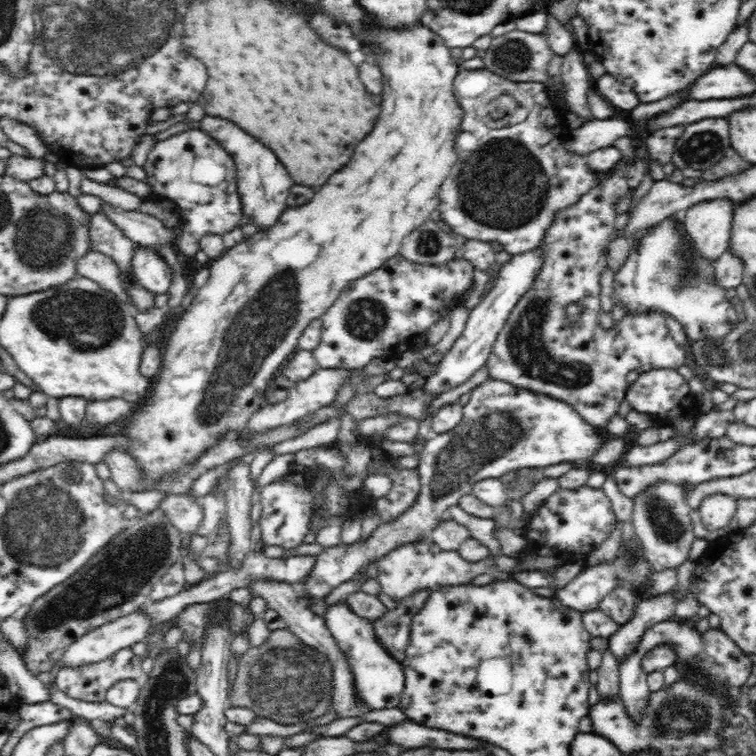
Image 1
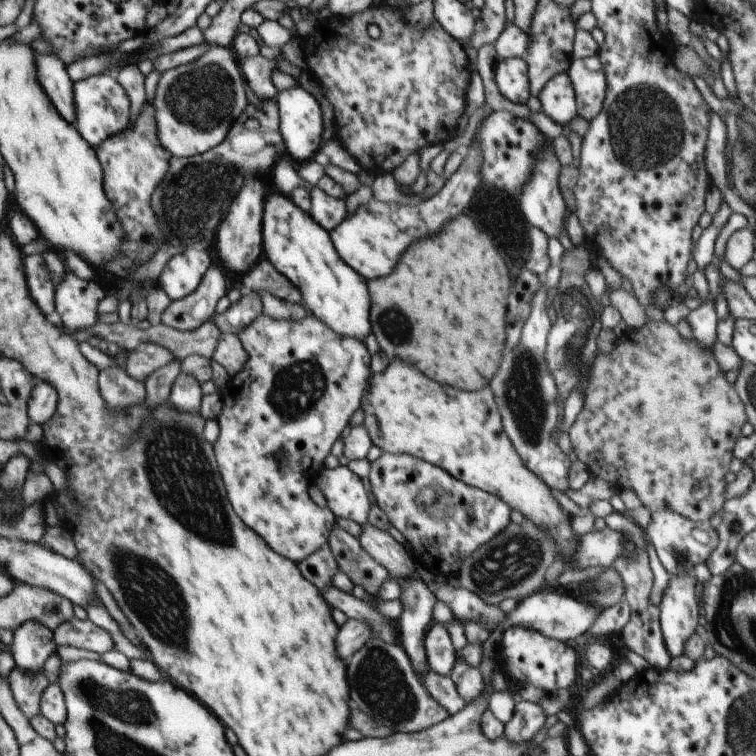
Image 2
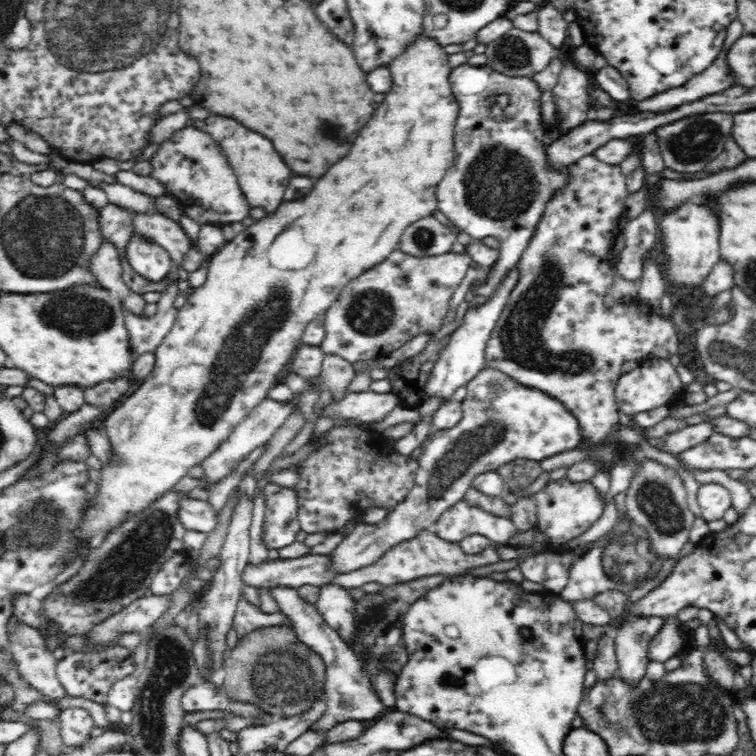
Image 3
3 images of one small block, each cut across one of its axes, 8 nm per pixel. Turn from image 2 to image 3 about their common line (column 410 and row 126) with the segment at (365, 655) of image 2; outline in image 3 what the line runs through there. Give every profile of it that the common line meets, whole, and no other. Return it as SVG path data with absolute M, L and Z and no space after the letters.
M718 112L718 114L694 114L688 118L680 118L672 124L656 128L654 135L666 169L696 173L705 171L706 166L722 152L722 146L726 146L726 138L730 138L730 130L732 130L732 114Z

